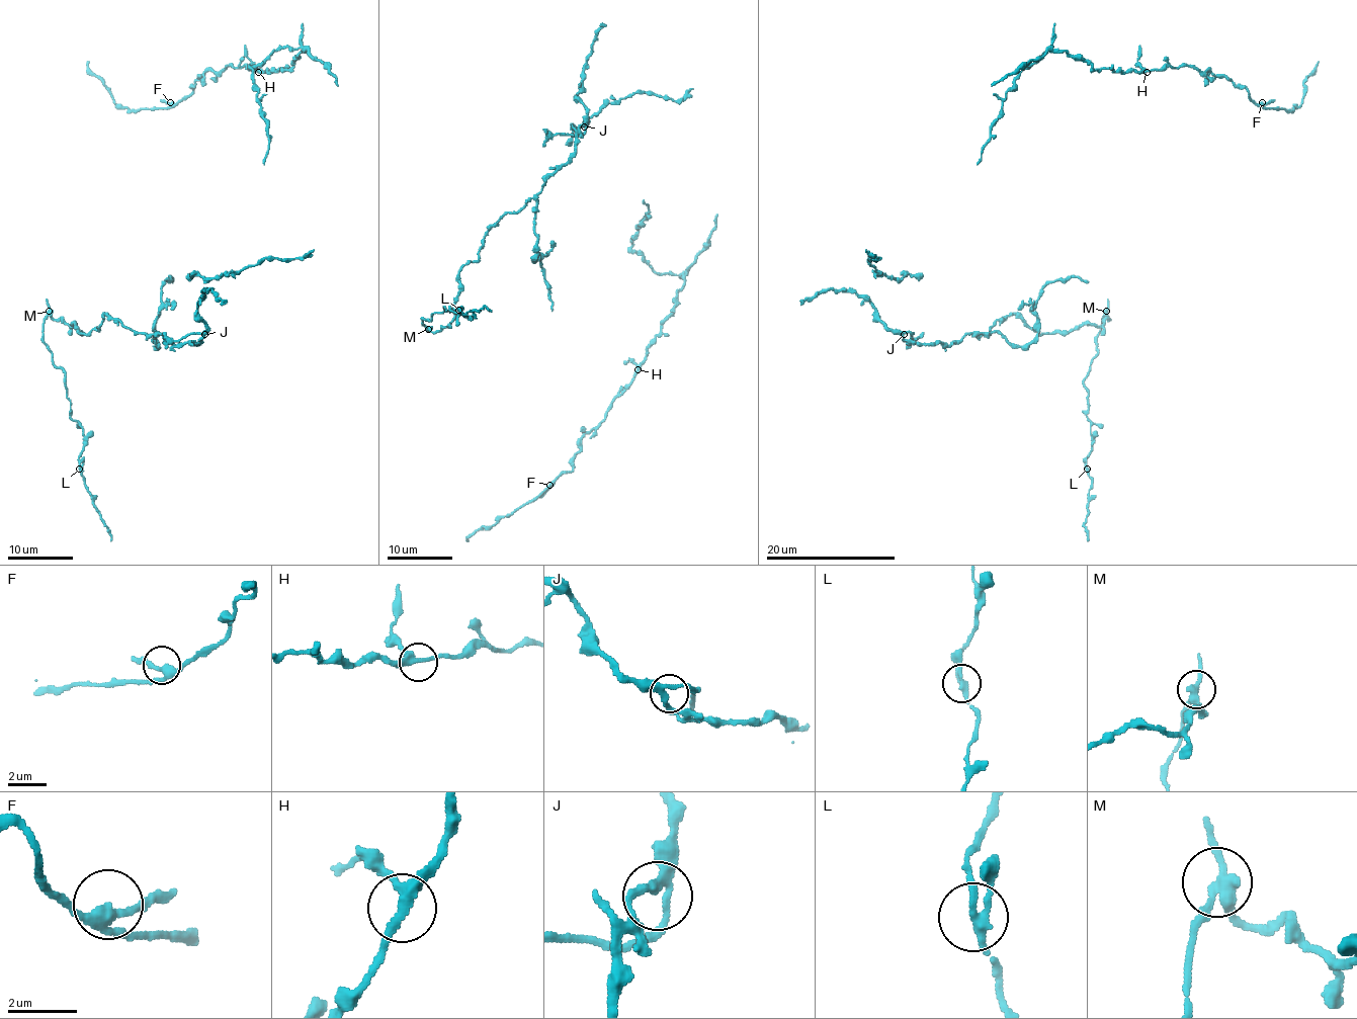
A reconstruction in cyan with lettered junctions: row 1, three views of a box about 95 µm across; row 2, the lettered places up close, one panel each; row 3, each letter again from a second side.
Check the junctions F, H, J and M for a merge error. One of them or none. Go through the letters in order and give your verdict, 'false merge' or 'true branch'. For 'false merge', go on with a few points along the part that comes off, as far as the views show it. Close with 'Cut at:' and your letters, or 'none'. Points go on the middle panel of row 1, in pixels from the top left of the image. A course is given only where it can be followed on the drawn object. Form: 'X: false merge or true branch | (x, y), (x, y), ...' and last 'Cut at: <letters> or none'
F: true branch
H: true branch
J: true branch
M: false merge
Cut at: M

